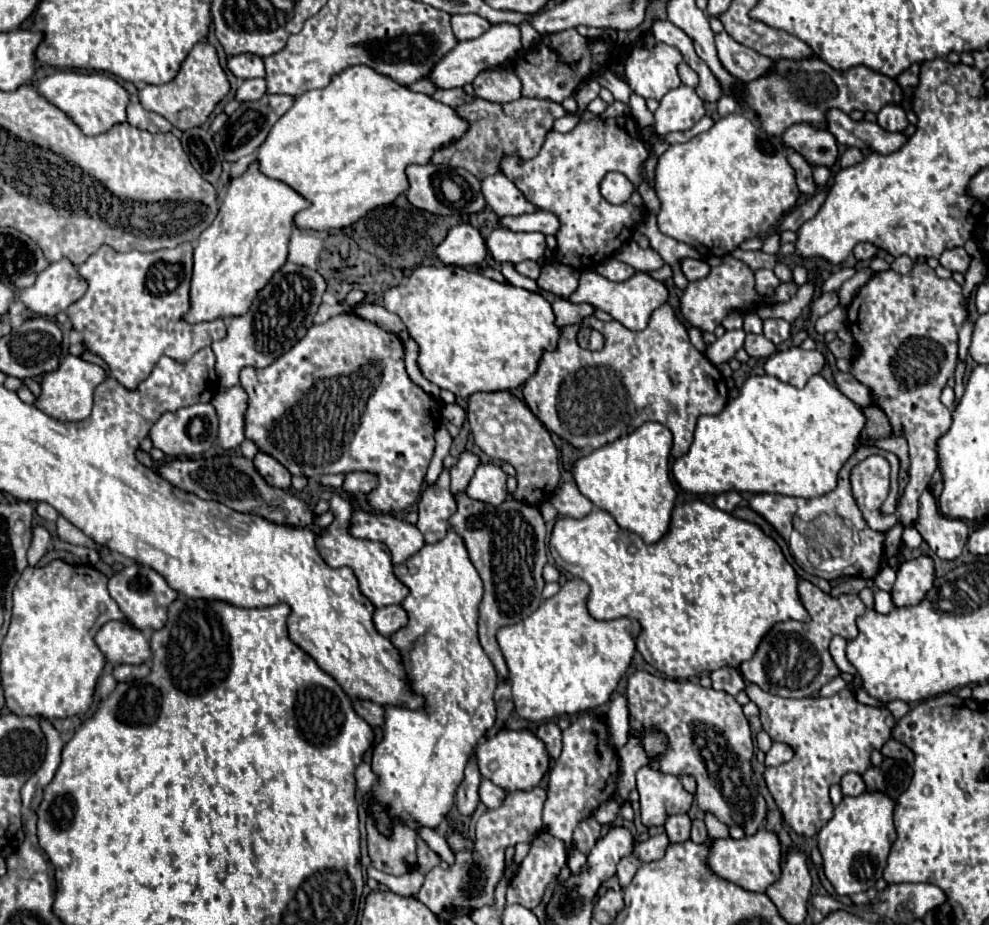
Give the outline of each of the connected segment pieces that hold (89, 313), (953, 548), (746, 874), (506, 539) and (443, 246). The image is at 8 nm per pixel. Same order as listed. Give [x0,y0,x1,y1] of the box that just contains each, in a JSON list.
[[69,242,225,390],[915,490,969,560],[707,830,781,892],[449,492,547,682],[435,224,487,266]]

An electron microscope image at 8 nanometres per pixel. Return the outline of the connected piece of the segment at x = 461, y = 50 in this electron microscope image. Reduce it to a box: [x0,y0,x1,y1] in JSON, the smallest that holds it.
[427,26,521,88]

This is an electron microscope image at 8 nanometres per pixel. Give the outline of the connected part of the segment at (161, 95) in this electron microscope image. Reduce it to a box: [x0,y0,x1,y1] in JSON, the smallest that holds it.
[139,42,229,130]

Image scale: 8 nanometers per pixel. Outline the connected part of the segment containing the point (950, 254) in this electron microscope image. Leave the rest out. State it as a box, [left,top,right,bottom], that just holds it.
[939,248,971,274]

